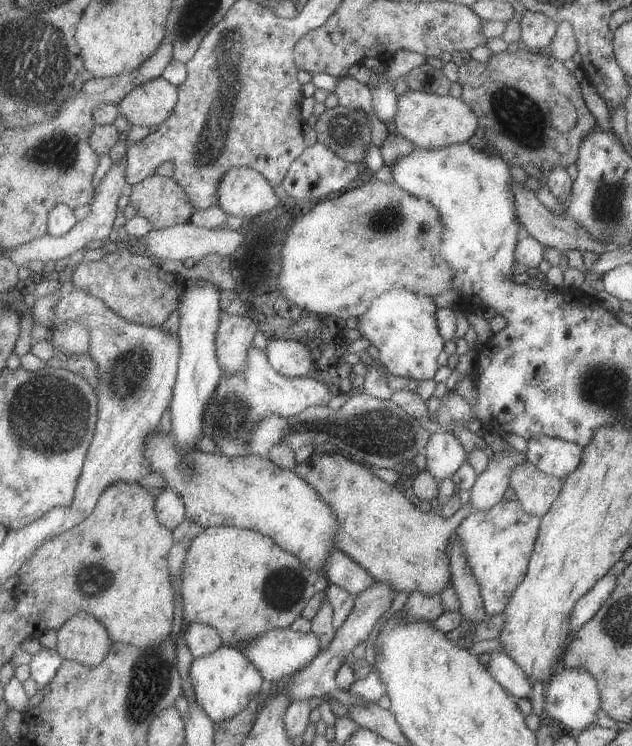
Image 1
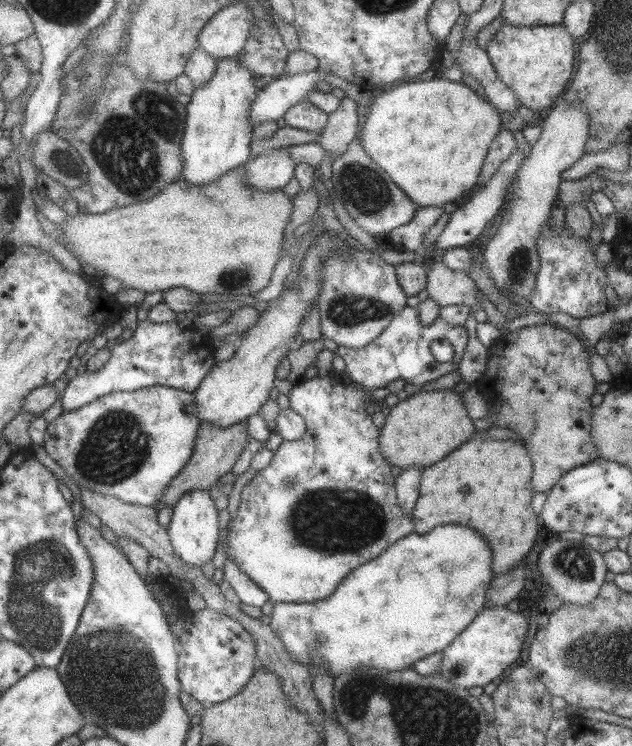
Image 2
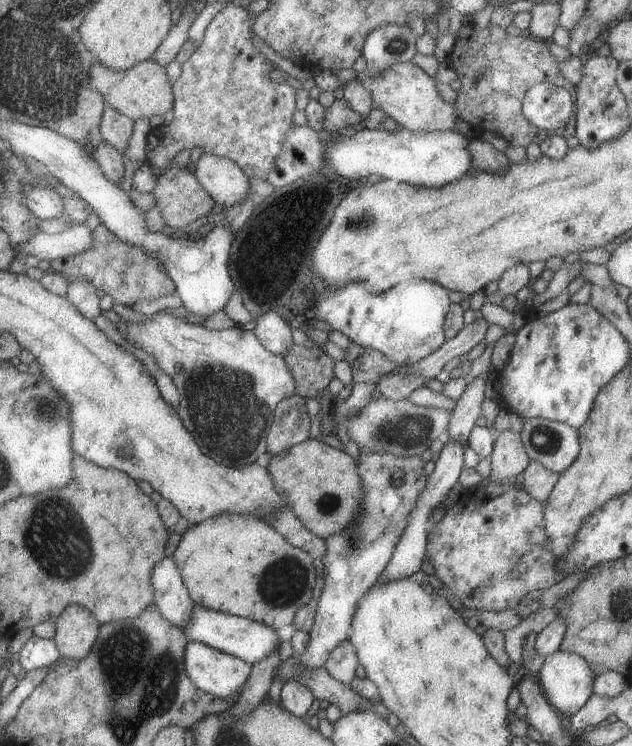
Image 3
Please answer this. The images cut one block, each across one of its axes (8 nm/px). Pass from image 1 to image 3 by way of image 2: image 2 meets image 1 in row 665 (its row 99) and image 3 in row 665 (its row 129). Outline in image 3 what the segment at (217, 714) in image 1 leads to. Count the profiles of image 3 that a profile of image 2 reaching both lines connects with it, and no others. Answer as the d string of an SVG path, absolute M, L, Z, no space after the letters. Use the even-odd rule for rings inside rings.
M189 641L184 666L190 680L216 698L230 698L248 680L252 665L207 644Z

